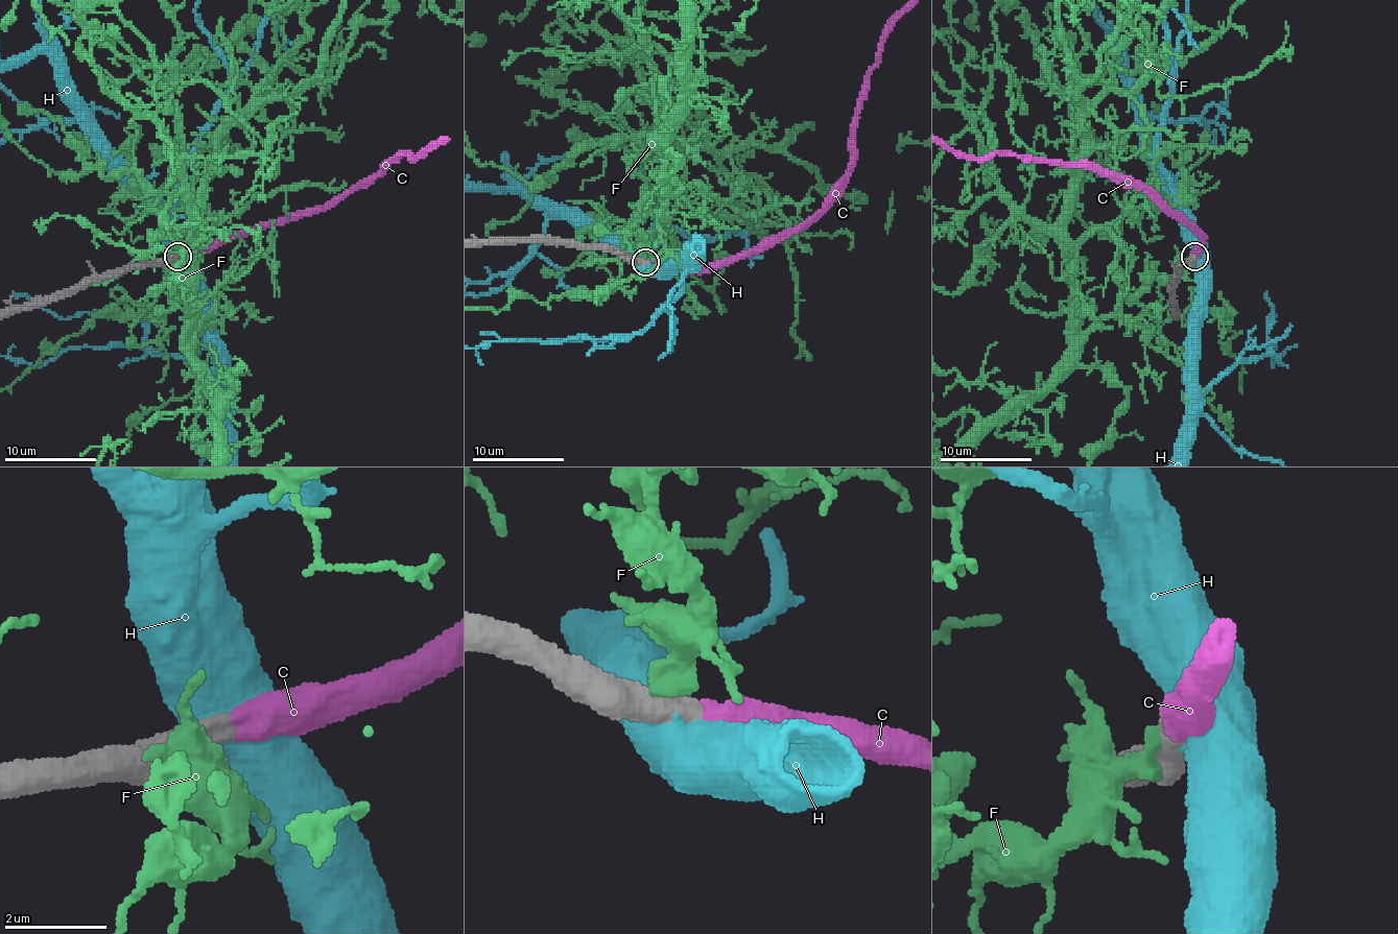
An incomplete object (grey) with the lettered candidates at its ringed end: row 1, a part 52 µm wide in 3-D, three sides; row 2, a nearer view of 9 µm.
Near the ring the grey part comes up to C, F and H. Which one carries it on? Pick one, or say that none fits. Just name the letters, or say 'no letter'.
C

